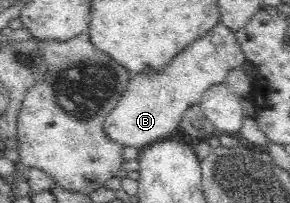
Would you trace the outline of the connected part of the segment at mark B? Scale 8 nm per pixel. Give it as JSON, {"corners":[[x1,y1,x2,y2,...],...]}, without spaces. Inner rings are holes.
{"corners":[[218,22,204,37,196,39,187,49,175,55,160,71,132,75,121,98,104,120,104,133,123,147,139,150,168,137,178,129,188,107,199,104,211,85,224,82,230,70,247,66,247,60,235,32]]}

